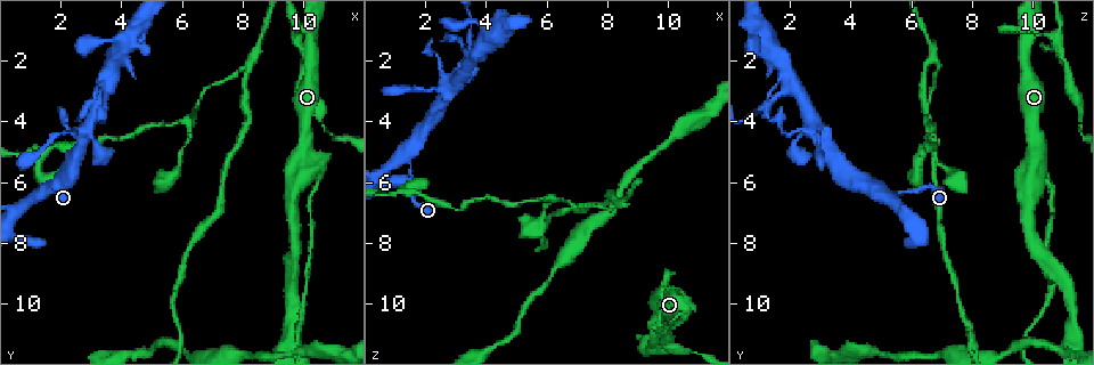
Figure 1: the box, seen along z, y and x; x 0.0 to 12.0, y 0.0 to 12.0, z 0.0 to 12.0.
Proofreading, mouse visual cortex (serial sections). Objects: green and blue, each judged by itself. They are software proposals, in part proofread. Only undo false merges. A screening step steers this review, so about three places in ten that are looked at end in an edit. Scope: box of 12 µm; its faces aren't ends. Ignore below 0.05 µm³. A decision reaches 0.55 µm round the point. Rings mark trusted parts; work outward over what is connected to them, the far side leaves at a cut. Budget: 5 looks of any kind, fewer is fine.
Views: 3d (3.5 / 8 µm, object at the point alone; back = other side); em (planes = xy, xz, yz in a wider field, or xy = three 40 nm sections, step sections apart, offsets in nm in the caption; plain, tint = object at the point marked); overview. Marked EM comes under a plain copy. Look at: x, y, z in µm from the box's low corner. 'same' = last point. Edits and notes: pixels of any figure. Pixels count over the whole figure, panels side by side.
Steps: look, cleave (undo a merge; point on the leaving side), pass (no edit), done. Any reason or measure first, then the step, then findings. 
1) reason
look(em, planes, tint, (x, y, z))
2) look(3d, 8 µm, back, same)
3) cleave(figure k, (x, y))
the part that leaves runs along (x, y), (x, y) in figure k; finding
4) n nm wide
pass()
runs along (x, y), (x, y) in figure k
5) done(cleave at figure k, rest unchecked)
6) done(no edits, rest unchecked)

look(3d, 3.5 µm, (1.4, 6.3, 5.2))

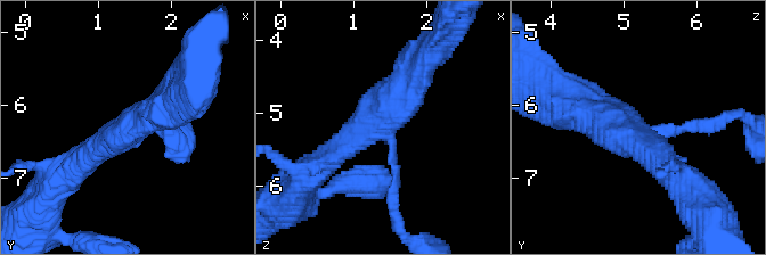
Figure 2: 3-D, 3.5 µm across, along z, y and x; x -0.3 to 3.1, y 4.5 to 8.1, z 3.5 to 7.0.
3 arms; arms of 150, 400, 450 nm; shape alone is not enough
look(em, planes, tint, (1.40, 6.35, 5.25))

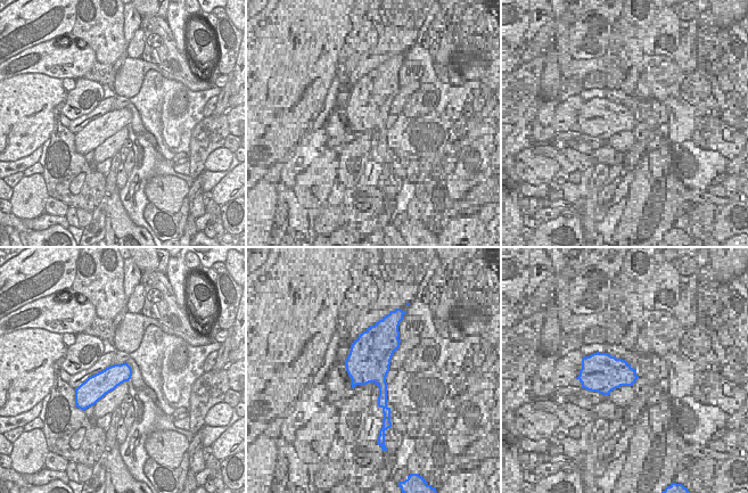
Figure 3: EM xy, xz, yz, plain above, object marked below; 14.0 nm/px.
pass()
runs along (391, 202), (384, 110), (412, 67) in figure 2; one cell here

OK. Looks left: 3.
abrupt turn
look(3d, 8 µm, (2.4, 4.5, 1.9))

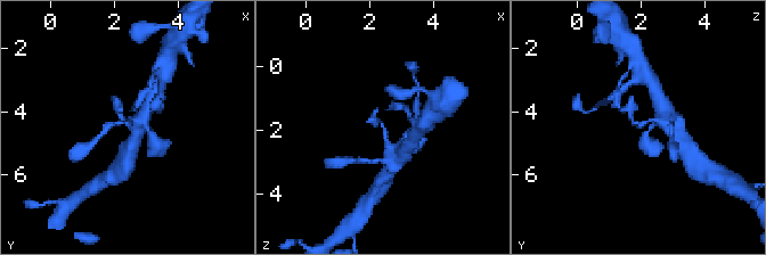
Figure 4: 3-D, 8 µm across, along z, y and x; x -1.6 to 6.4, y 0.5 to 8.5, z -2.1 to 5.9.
shape alone is not enough
look(em, xy, step 5, tint, (2.5, 4.5, 2.0))

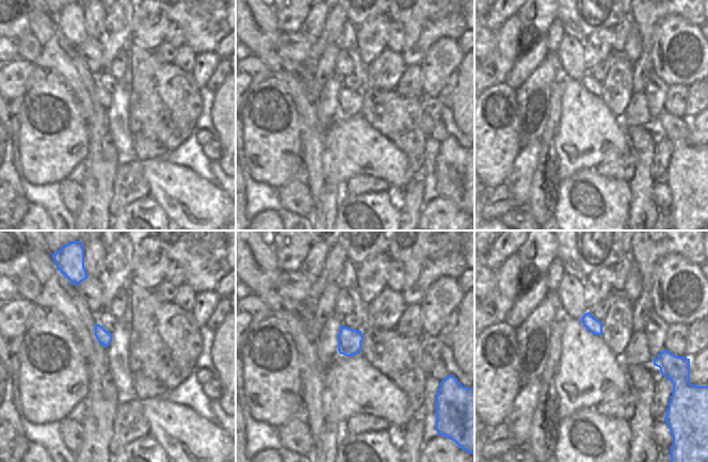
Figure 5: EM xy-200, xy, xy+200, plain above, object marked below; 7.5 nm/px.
pass()
all the same cell

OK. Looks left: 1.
done(no edits, rest unchecked)

